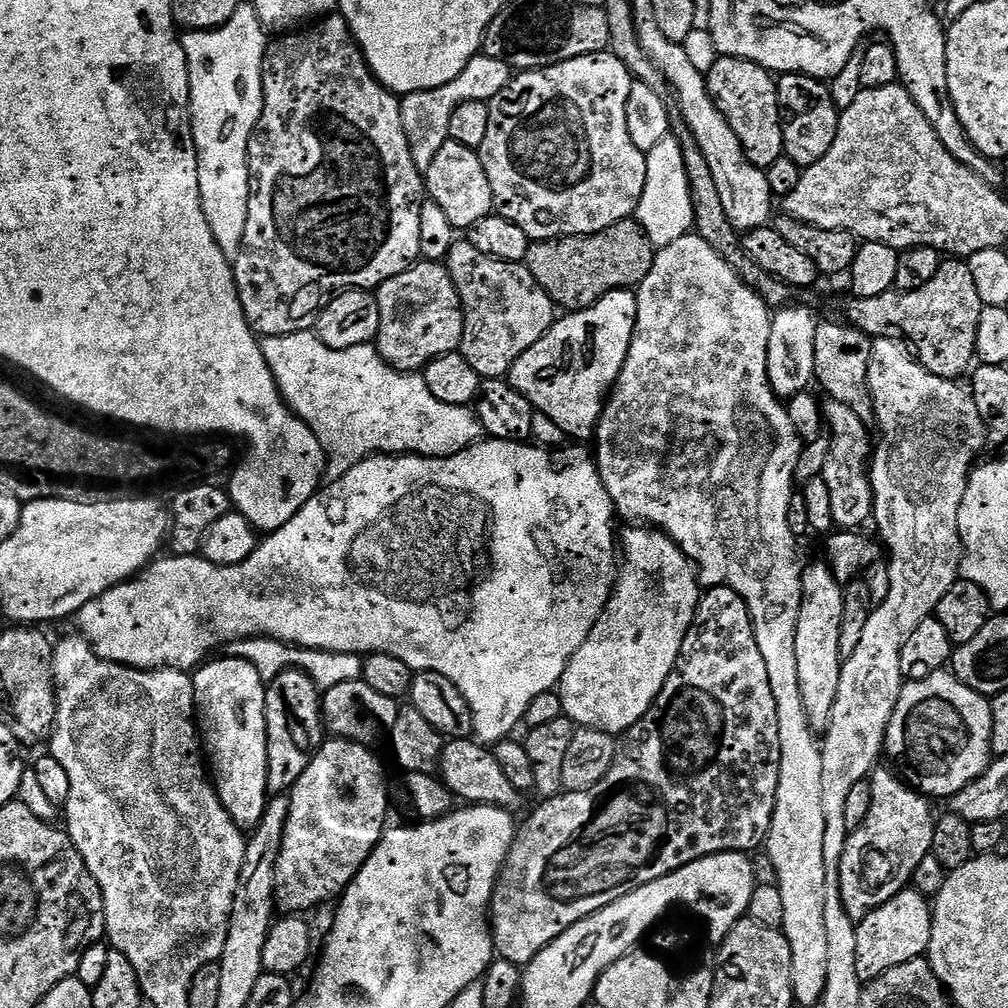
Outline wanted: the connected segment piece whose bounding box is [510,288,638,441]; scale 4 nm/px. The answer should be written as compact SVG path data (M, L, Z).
M626 288L606 294L593 308L561 315L552 329L514 362L512 387L532 403L535 411L548 415L565 437L591 441L606 397L615 388L626 362L637 318L636 293Z

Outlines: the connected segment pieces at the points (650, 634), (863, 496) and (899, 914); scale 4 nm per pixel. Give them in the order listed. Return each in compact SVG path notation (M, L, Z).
M628 526L625 529L625 532L624 529L622 532L622 563L619 565L618 575L615 577L612 585L612 597L606 602L604 613L598 618L594 630L590 630L586 642L582 642L582 646L578 646L578 650L574 654L574 658L570 658L570 662L566 666L566 670L562 674L558 685L562 706L564 707L564 715L570 717L573 724L582 728L597 728L603 732L611 732L613 734L623 734L627 732L630 726L637 724L658 698L662 686L666 686L666 678L670 678L670 674L678 662L678 654L682 650L682 642L686 638L688 627L692 625L692 619L696 617L696 607L700 605L702 599L702 588L698 583L696 569L692 561L667 534L651 526Z
M836 404L833 409L829 454L826 456L822 479L830 489L830 506L834 509L833 525L840 530L860 530L867 520L869 523L873 519L870 461L874 455L874 440L868 437L865 417L861 413L844 404Z
M909 886L890 902L878 906L856 926L858 934L858 978L861 982L876 980L886 970L902 966L902 962L919 960L927 953L932 937L932 904L929 897Z

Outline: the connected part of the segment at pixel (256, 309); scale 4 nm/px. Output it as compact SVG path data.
M329 14L319 22L313 23L311 26L305 27L303 30L292 30L287 34L280 34L277 40L273 39L269 43L267 50L264 52L264 109L260 115L260 120L256 124L256 129L252 131L250 138L250 146L248 147L248 173L250 174L250 206L246 214L246 234L242 250L234 258L232 264L232 277L236 279L236 289L238 290L238 298L240 305L244 311L246 322L256 333L257 337L265 336L281 336L282 334L294 334L295 332L306 332L315 329L316 317L320 314L320 309L325 308L333 296L338 292L346 292L349 290L375 290L380 285L386 283L390 278L394 278L398 274L402 274L407 268L411 268L413 264L421 259L420 243L418 242L420 231L420 205L426 199L426 189L424 186L424 178L422 170L414 162L414 154L410 152L410 142L406 138L406 130L402 126L402 110L400 109L401 97L397 93L391 92L385 88L379 80L376 79L371 68L369 68L364 52L360 49L352 31L348 28L348 23L344 17L339 14Z

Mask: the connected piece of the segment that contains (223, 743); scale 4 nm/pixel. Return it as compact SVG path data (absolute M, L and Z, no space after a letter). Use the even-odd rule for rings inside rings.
M223 659L197 667L192 676L198 735L226 814L242 830L255 830L270 799L266 786L266 684L249 661Z

